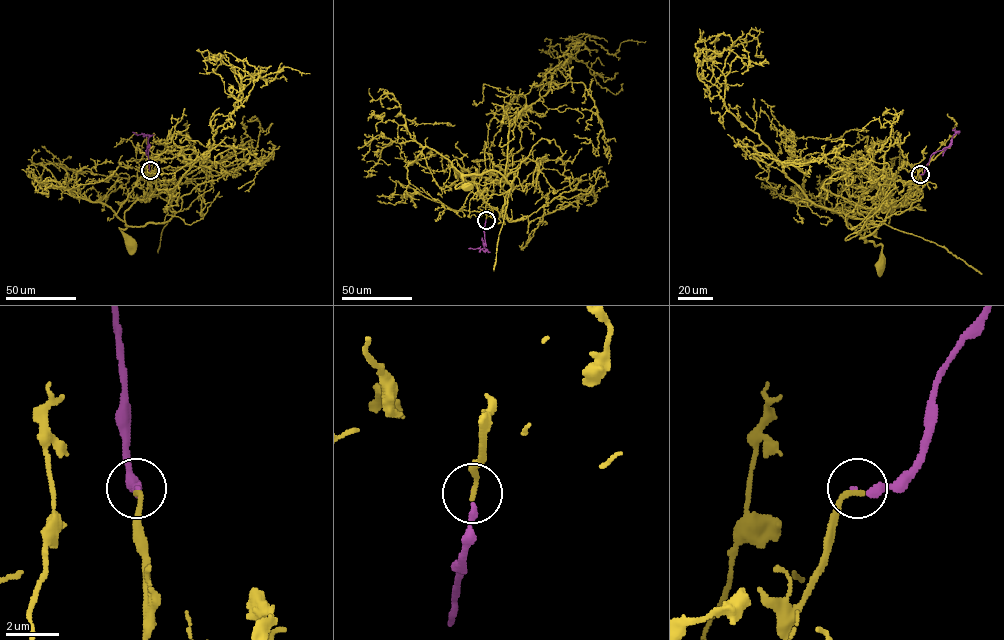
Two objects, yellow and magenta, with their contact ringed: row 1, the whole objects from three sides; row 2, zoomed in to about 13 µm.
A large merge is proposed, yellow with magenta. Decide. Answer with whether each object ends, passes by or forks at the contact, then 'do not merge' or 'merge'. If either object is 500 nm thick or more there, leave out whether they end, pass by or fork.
yellow ends | magenta ends | merge

